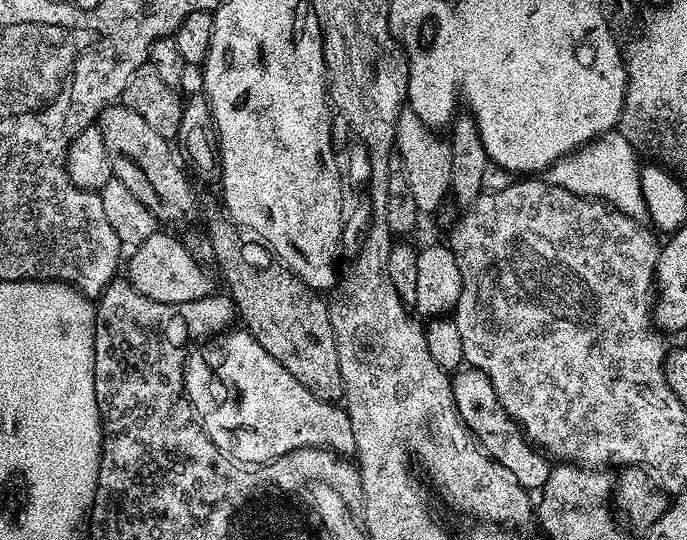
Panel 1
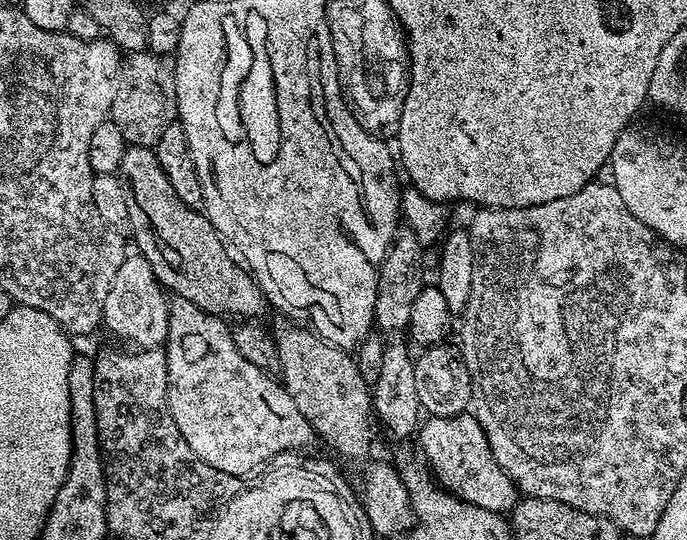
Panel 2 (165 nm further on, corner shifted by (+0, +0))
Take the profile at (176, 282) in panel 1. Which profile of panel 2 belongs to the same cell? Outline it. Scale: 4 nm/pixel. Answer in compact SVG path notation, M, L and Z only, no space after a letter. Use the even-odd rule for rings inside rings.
M139 254L125 255L122 266L118 266L118 274L114 274L110 294L106 294L103 327L108 327L118 339L129 340L132 343L129 345L137 349L161 347L168 339L169 303L169 293L160 284L150 262Z

